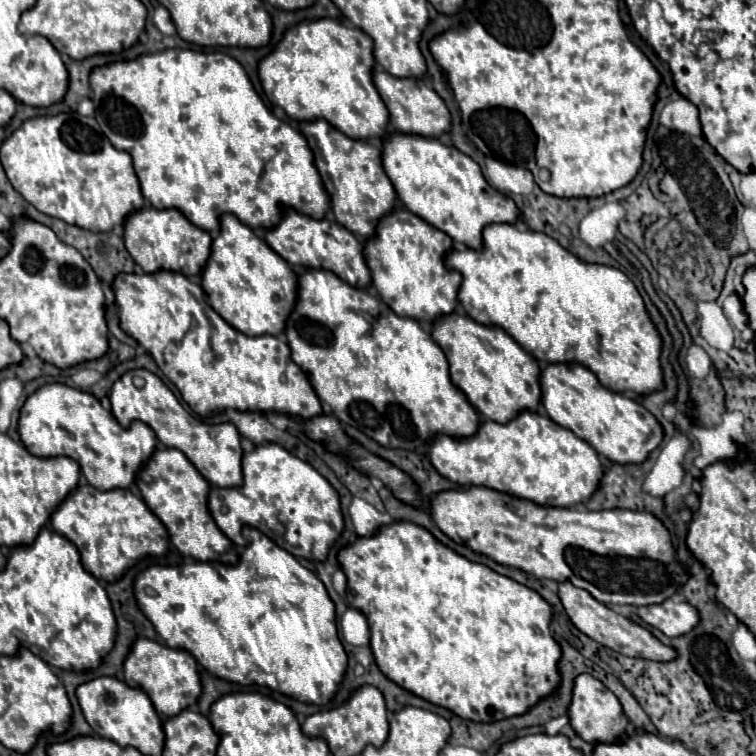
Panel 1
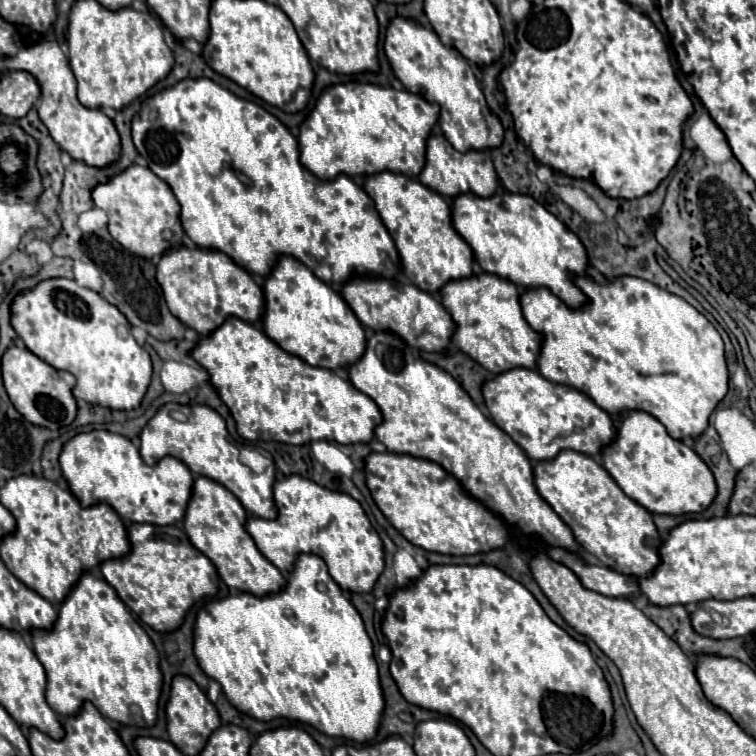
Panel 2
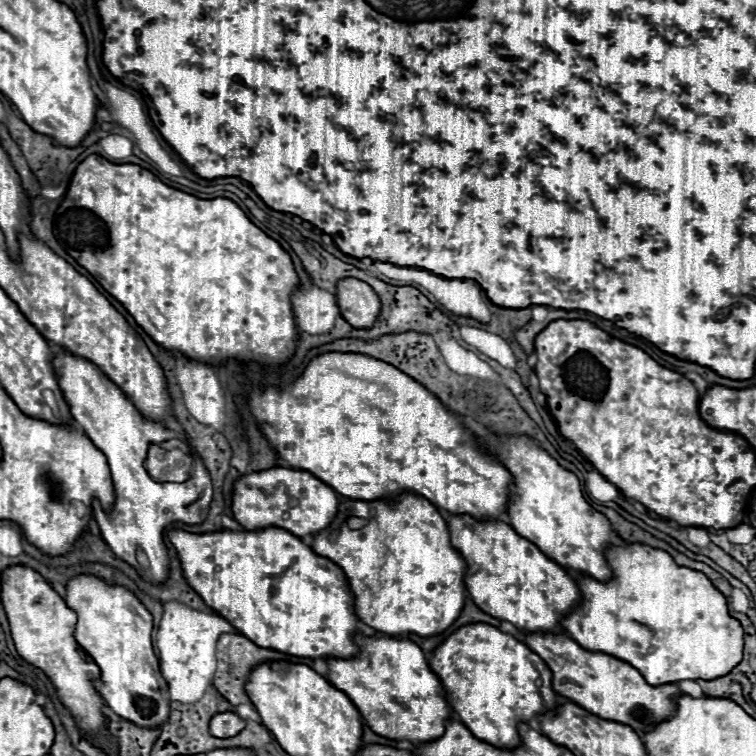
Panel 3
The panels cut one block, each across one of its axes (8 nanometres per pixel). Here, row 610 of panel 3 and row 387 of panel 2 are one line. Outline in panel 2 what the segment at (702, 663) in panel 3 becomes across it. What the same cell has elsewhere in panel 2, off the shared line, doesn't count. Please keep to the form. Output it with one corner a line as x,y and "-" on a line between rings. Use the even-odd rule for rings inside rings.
588,276
576,278
578,288
590,300
578,310
568,308
550,290
534,288
520,298
524,318
528,324
544,334
538,370
556,384
566,384
586,392
594,404
612,416
626,414
630,410
644,410
660,420
668,434
676,440
700,438
708,428
708,418
718,402
728,394
728,368
724,358
724,342
718,330
684,298
674,296
648,280
622,276
600,286

